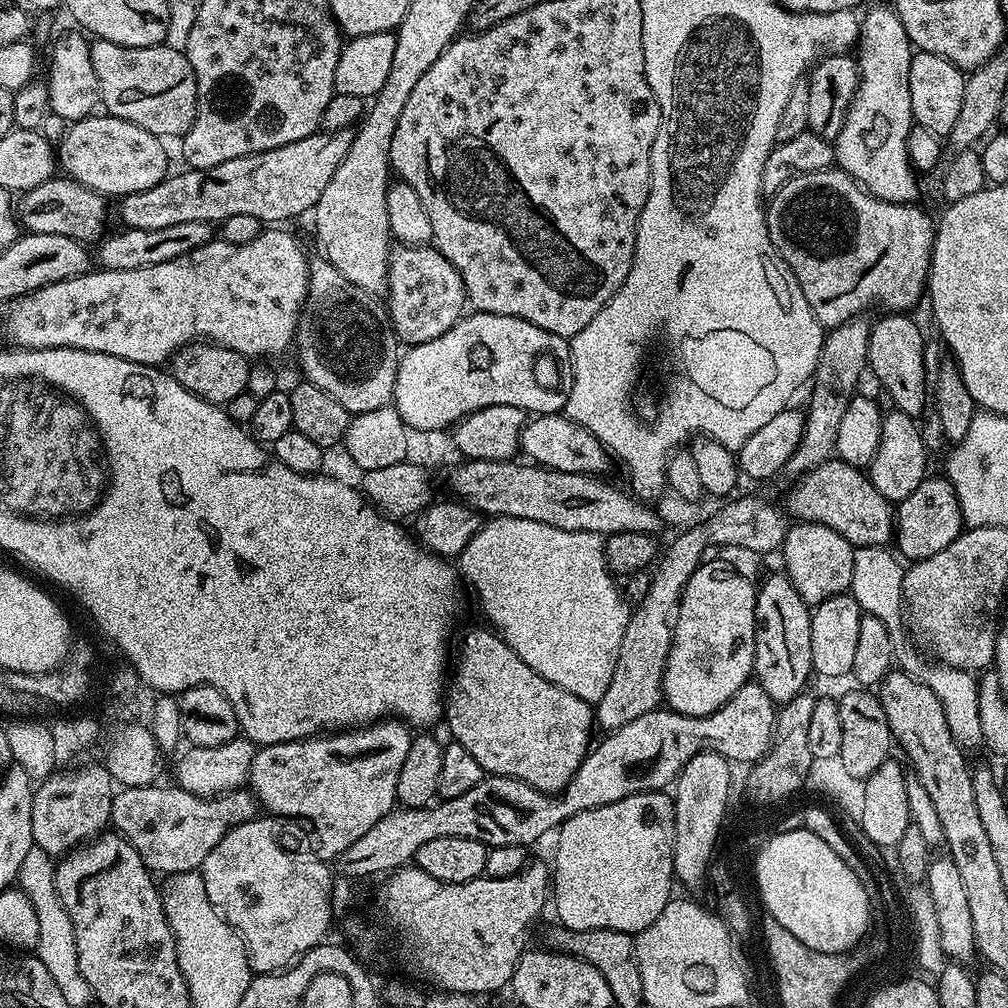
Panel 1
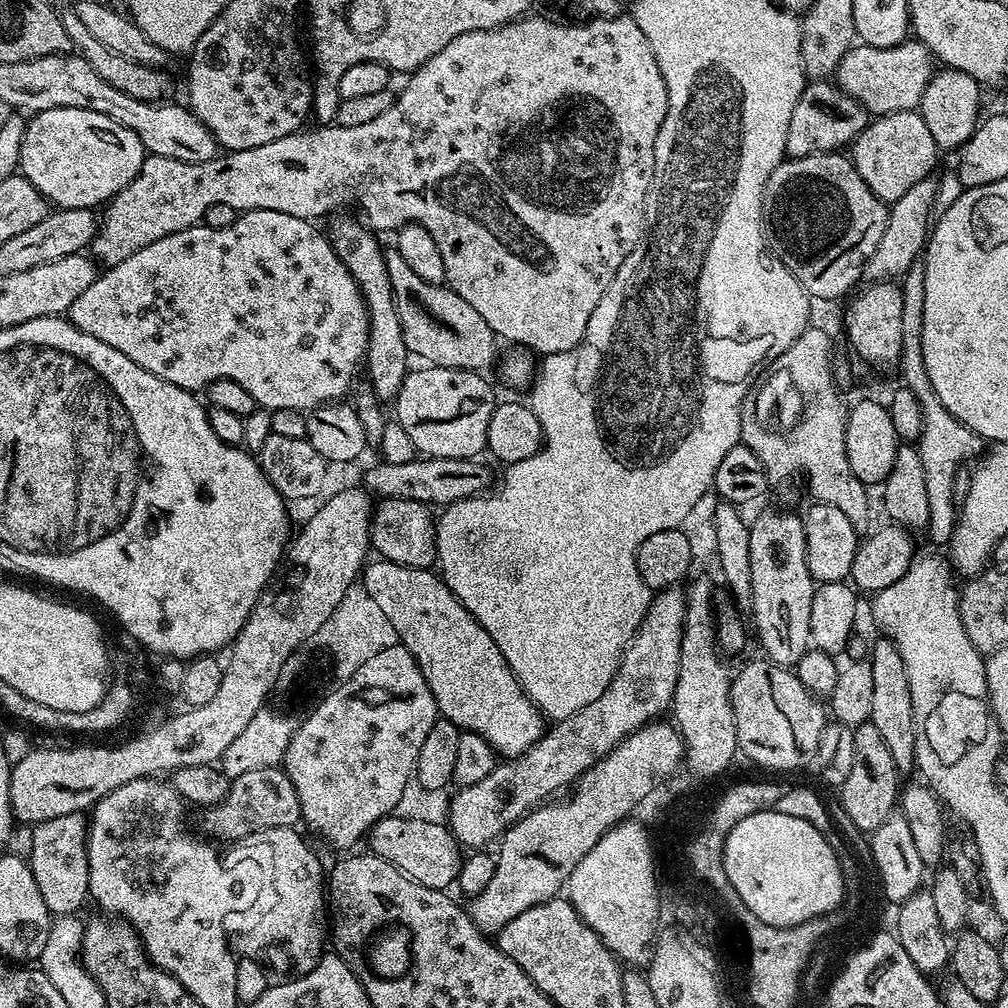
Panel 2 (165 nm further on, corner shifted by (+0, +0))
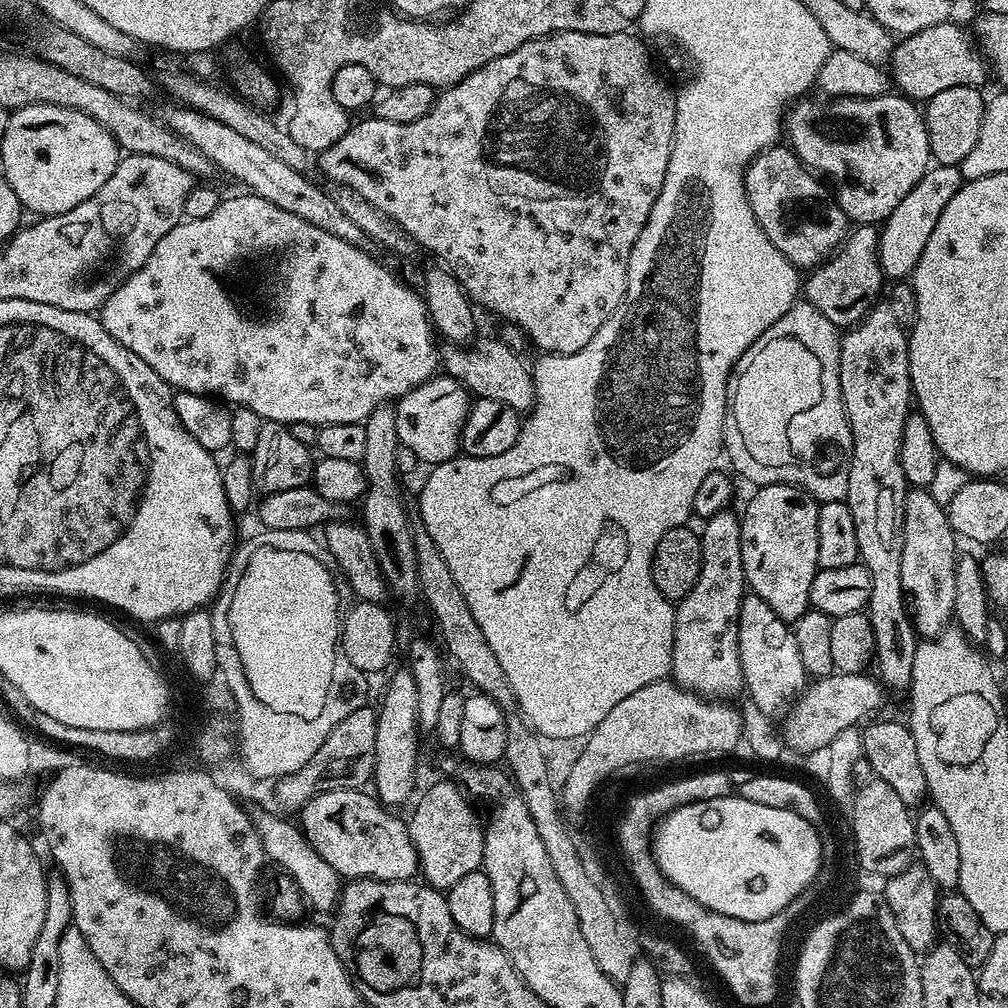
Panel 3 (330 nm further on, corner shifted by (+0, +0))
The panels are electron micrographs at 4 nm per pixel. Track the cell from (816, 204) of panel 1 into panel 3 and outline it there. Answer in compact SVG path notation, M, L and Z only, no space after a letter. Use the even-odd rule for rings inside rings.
M773 146L759 152L744 172L746 194L758 226L762 226L766 238L798 270L811 270L823 264L844 243L850 231L847 214L834 207L823 183L787 146Z

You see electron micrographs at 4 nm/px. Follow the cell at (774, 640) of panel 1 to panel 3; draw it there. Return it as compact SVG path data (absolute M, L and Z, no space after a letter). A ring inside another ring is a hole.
M770 484L761 485L755 489L754 496L747 502L744 512L741 513L740 533L742 534L742 562L744 570L744 583L750 589L751 595L762 598L766 602L766 606L770 606L770 610L774 610L774 614L778 614L778 618L795 622L796 619L809 611L810 605L808 602L808 595L810 594L810 582L814 582L816 573L819 571L818 560L818 514L819 503L813 499L808 492L803 488L797 488L796 485L788 484Z

